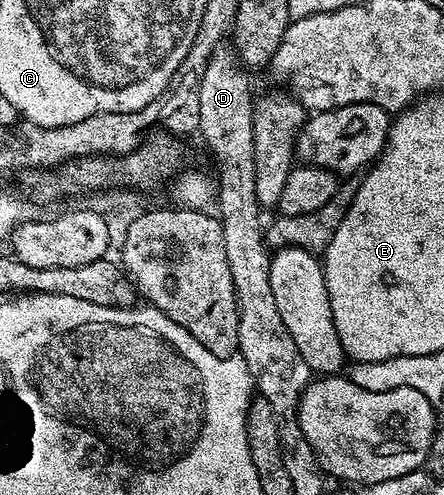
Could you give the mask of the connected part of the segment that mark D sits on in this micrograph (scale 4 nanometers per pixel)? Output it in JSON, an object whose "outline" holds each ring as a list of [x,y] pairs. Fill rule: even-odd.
{"outline":[[[220,45],[211,55],[206,71],[199,83],[197,96],[196,118],[198,128],[208,144],[212,158],[216,164],[218,178],[216,177],[216,203],[220,206],[218,219],[222,226],[222,242],[226,246],[226,262],[230,262],[230,278],[234,278],[234,290],[238,302],[238,342],[240,347],[238,355],[246,362],[252,375],[255,391],[270,402],[270,406],[278,414],[291,413],[304,387],[313,379],[314,373],[303,361],[294,339],[287,333],[286,326],[282,324],[281,315],[274,304],[273,291],[270,290],[270,252],[266,247],[266,236],[256,223],[260,220],[261,205],[255,190],[255,164],[253,158],[253,99],[248,92],[247,73],[239,66],[235,53],[227,46]]]}

